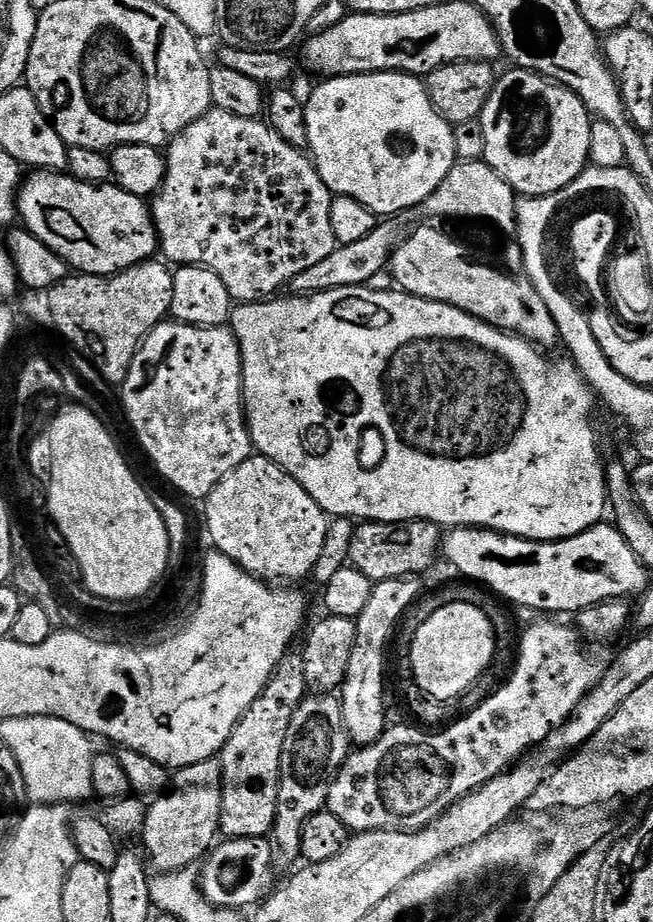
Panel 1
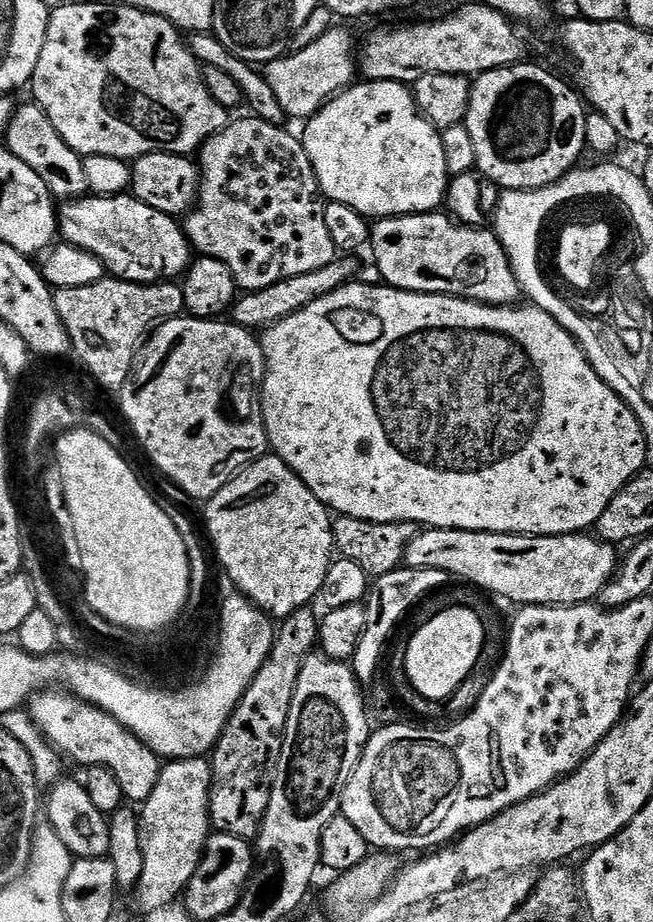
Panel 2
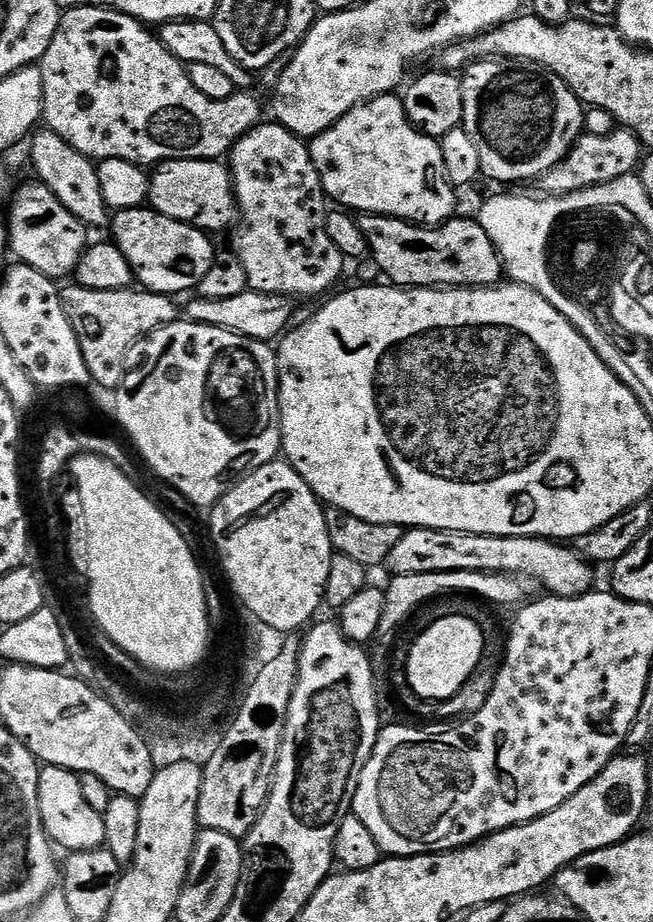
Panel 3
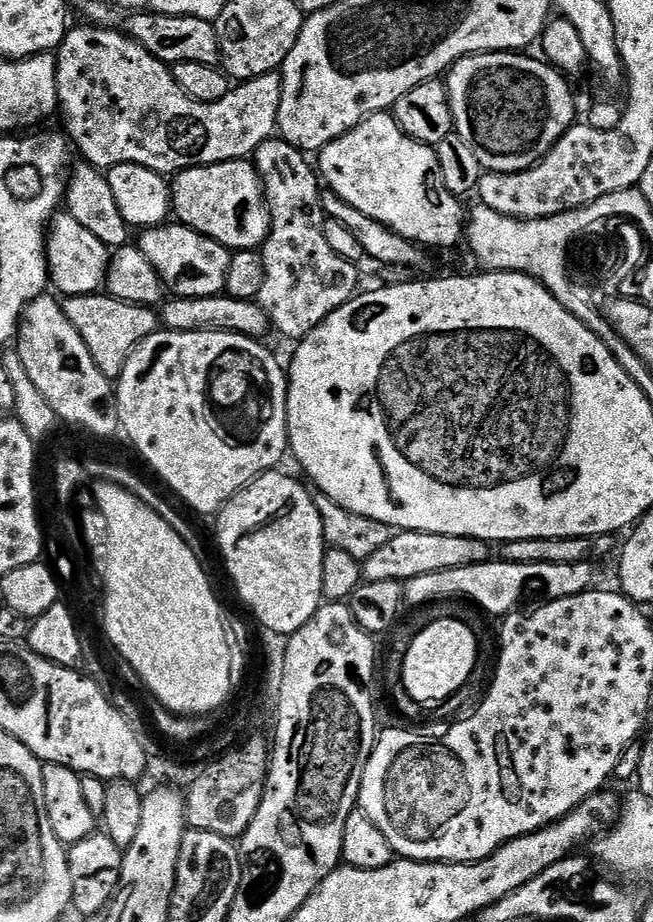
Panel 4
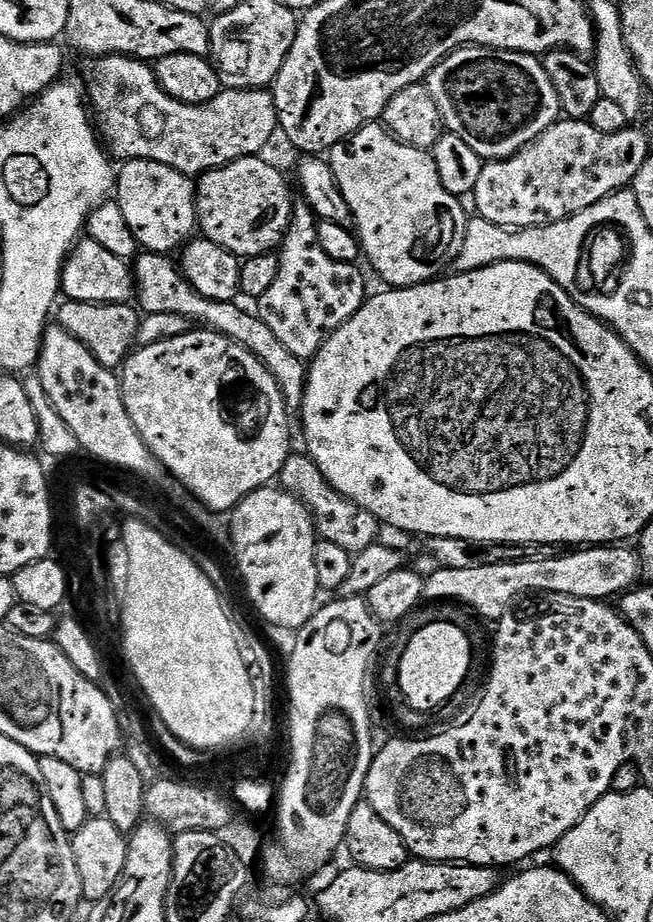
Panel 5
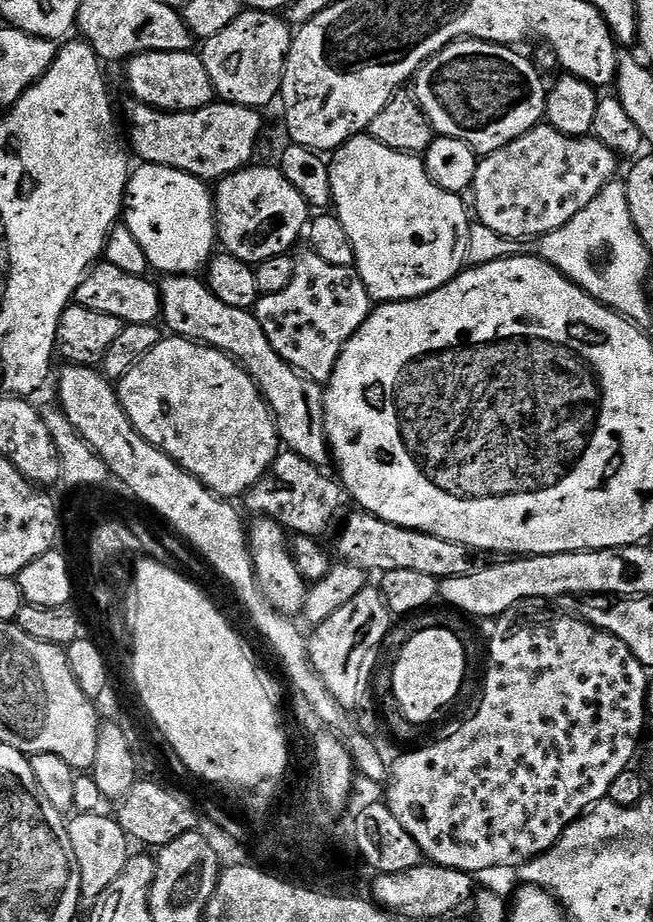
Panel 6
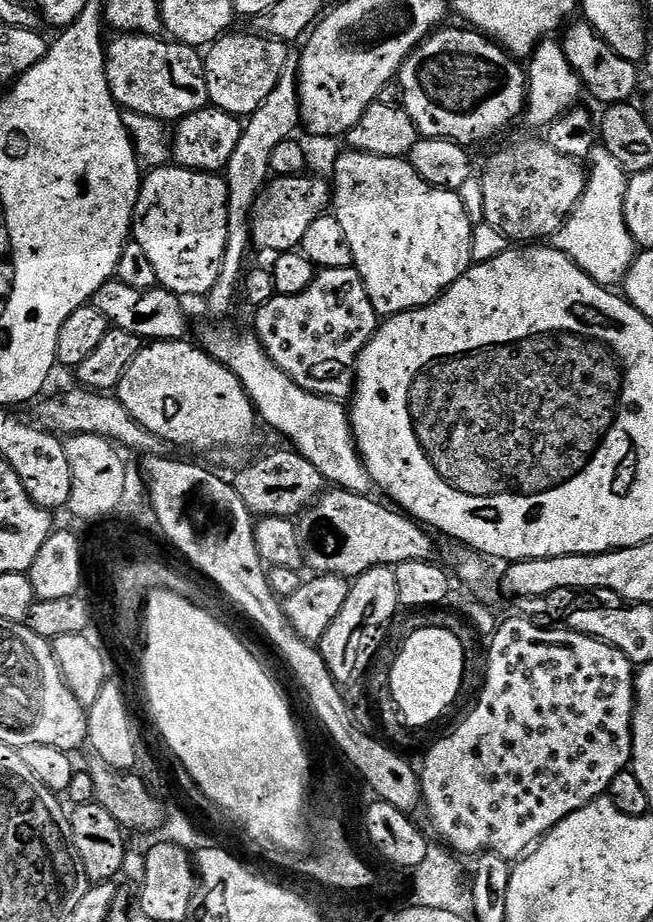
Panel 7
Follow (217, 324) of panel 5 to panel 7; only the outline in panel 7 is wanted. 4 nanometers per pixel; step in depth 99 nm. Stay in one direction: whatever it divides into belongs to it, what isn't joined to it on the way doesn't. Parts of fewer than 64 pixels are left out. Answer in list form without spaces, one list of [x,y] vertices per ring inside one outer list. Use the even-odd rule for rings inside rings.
[[[216,326],[212,333],[208,336],[208,344],[206,343],[206,351],[208,355],[222,366],[226,366],[238,378],[238,382],[242,382],[242,386],[246,390],[246,394],[250,398],[250,402],[256,407],[256,415],[261,421],[264,420],[276,432],[281,432],[286,439],[289,440],[291,447],[299,452],[302,458],[306,458],[306,462],[310,462],[310,466],[314,466],[314,470],[318,470],[318,474],[322,474],[322,478],[332,488],[340,488],[343,492],[350,494],[358,494],[359,496],[372,496],[374,485],[370,474],[366,470],[364,461],[360,459],[360,451],[356,449],[356,438],[352,434],[352,422],[350,412],[341,401],[329,400],[323,396],[315,396],[313,392],[302,390],[302,386],[298,386],[288,377],[288,375],[278,367],[278,365],[268,357],[266,350],[260,344],[260,337],[251,331],[240,332],[236,336],[236,332],[232,328],[220,328],[224,326]]]

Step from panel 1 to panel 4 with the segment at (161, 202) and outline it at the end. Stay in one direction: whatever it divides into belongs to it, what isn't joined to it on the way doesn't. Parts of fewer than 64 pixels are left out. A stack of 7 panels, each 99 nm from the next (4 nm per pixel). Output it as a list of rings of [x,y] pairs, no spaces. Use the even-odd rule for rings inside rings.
[[[282,138],[263,140],[254,153],[256,173],[262,177],[264,201],[268,203],[268,213],[272,219],[268,236],[259,249],[260,261],[264,264],[264,281],[260,286],[258,303],[268,316],[269,325],[275,331],[277,328],[291,342],[303,340],[310,330],[317,328],[334,310],[338,310],[358,292],[357,265],[353,261],[338,258],[338,254],[334,254],[334,250],[326,243],[322,184],[317,169],[313,165],[311,168],[308,160],[305,153],[290,146]]]

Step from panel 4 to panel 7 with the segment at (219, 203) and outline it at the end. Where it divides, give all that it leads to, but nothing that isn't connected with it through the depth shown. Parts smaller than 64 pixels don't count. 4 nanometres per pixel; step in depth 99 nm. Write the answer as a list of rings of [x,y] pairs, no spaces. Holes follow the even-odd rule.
[[[308,174],[299,176],[282,176],[273,179],[257,197],[251,215],[251,243],[264,252],[279,254],[291,252],[300,248],[306,230],[310,230],[310,222],[325,215],[324,208],[333,203],[334,192],[320,176],[308,177]]]

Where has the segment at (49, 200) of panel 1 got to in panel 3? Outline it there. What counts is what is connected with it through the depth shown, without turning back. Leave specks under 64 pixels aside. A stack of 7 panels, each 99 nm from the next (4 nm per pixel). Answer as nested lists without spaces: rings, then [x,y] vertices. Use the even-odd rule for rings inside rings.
[[[151,206],[119,209],[111,217],[111,228],[113,236],[111,239],[126,258],[128,265],[131,266],[135,283],[141,289],[149,292],[160,292],[164,296],[175,297],[176,292],[188,292],[191,288],[192,291],[197,289],[202,278],[206,278],[206,270],[210,270],[213,260],[218,255],[217,249],[212,249],[213,237],[209,233],[194,227],[192,224],[183,224],[174,218],[166,218],[155,212]]]

